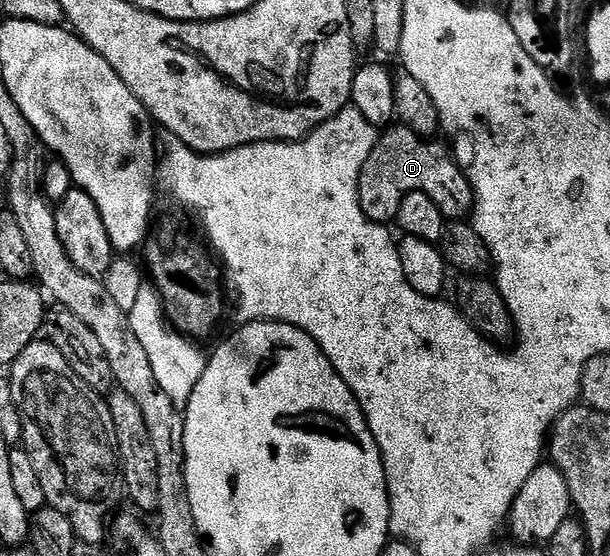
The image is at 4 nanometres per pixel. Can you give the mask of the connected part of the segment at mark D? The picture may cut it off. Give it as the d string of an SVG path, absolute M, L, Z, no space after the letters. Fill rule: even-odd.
M404 124L394 125L378 137L371 156L363 164L361 179L357 181L361 207L372 222L392 223L403 196L411 192L427 192L427 196L439 204L439 212L443 212L447 220L465 220L472 215L473 189L450 147L444 141L437 141L420 138Z

